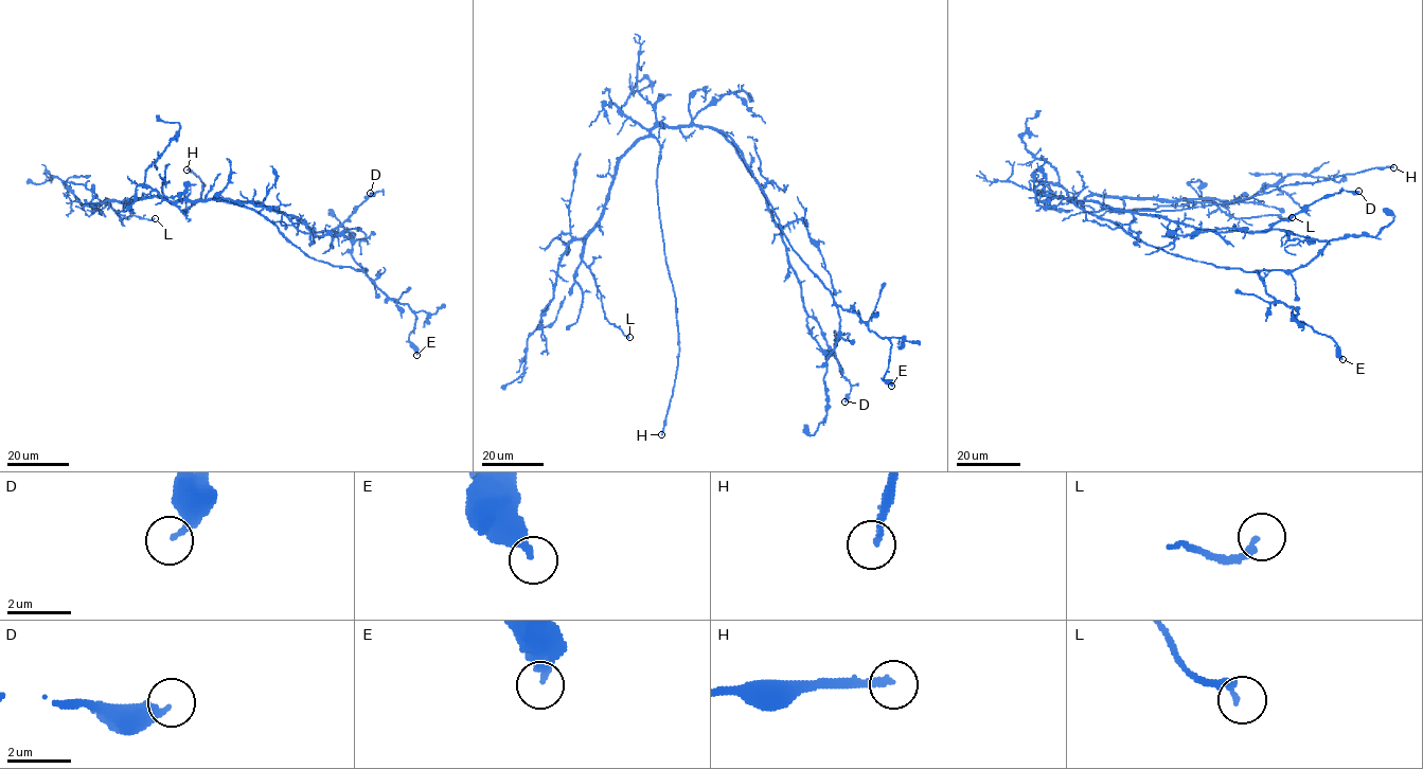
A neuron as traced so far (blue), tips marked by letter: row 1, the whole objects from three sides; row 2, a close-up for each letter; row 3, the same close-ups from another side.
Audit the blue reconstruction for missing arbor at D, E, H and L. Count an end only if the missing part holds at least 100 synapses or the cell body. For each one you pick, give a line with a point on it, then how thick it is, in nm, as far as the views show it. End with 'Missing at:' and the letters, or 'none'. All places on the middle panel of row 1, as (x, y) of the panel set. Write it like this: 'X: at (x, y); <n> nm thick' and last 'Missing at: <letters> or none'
H: at (661, 434); 190 nm thick
Missing at: H

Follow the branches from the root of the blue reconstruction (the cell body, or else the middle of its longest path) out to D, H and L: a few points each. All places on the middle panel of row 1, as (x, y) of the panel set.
D: (722, 131), (713, 128), (733, 145), (764, 195), (804, 309), (818, 323), (849, 381), (845, 401)
H: (722, 131), (698, 126), (656, 126), (652, 130), (660, 145), (657, 203), (679, 343), (676, 378), (661, 434)
L: (722, 131), (656, 126), (619, 161), (582, 260), (601, 294), (604, 317), (629, 337)

